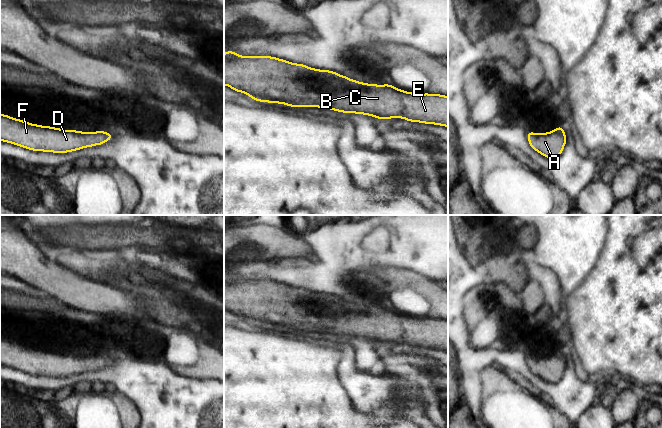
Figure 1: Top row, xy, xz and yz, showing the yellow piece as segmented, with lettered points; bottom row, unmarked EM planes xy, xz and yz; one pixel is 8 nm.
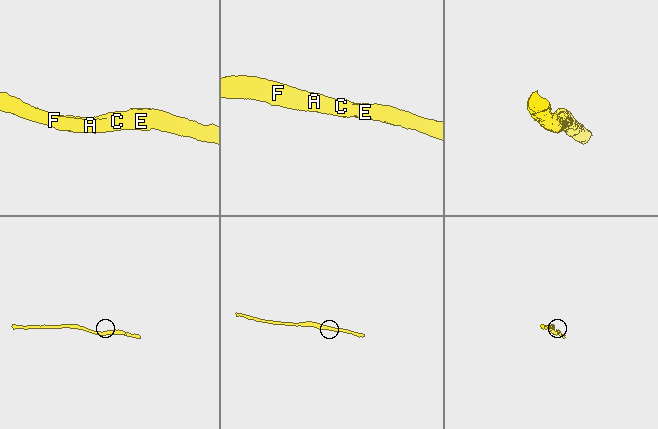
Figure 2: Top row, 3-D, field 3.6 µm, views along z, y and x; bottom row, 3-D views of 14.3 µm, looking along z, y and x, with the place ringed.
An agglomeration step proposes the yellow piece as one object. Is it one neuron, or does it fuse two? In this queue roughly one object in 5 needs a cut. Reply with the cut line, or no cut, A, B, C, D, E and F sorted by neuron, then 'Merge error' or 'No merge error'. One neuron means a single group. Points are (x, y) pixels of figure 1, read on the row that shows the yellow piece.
No split. Groups: A B C D E F. No merge error

